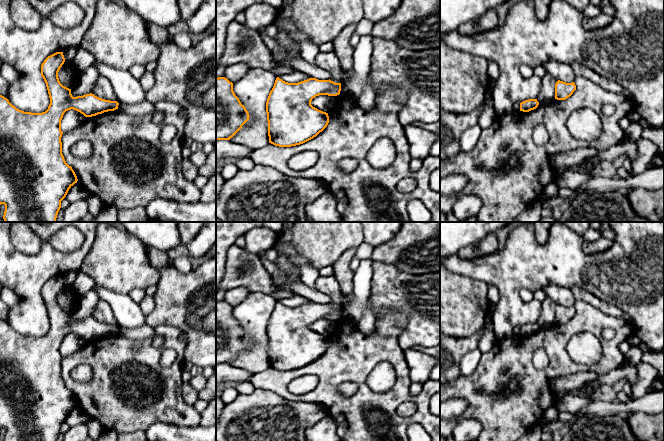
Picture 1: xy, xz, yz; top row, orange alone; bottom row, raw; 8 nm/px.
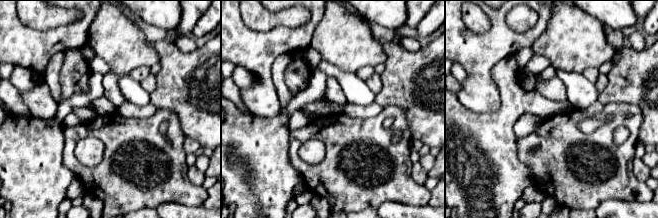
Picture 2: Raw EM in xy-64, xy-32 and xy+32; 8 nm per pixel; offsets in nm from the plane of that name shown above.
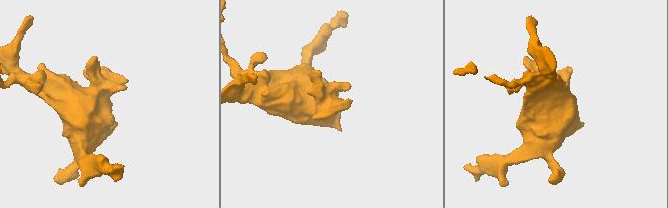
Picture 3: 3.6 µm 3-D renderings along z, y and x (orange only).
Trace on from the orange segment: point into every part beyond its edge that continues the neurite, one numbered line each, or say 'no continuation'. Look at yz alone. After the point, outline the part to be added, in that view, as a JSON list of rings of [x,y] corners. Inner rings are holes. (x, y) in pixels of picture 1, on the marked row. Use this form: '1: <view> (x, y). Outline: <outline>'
no continuation

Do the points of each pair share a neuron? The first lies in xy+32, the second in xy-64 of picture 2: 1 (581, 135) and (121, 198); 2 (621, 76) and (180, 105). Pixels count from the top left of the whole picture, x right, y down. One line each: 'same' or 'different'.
1: same
2: same

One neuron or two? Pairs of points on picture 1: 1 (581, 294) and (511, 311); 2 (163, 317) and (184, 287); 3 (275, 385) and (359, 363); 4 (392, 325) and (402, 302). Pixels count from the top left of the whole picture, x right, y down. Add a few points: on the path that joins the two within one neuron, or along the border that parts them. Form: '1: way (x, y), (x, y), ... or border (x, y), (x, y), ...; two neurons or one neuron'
1: border (571, 288), (579, 286), (594, 295); two neurons
2: way (169, 310), (184, 294); one neuron
3: way (296, 373), (314, 368), (333, 368), (338, 364); one neuron
4: border (375, 316), (385, 308), (393, 308), (407, 322); two neurons

